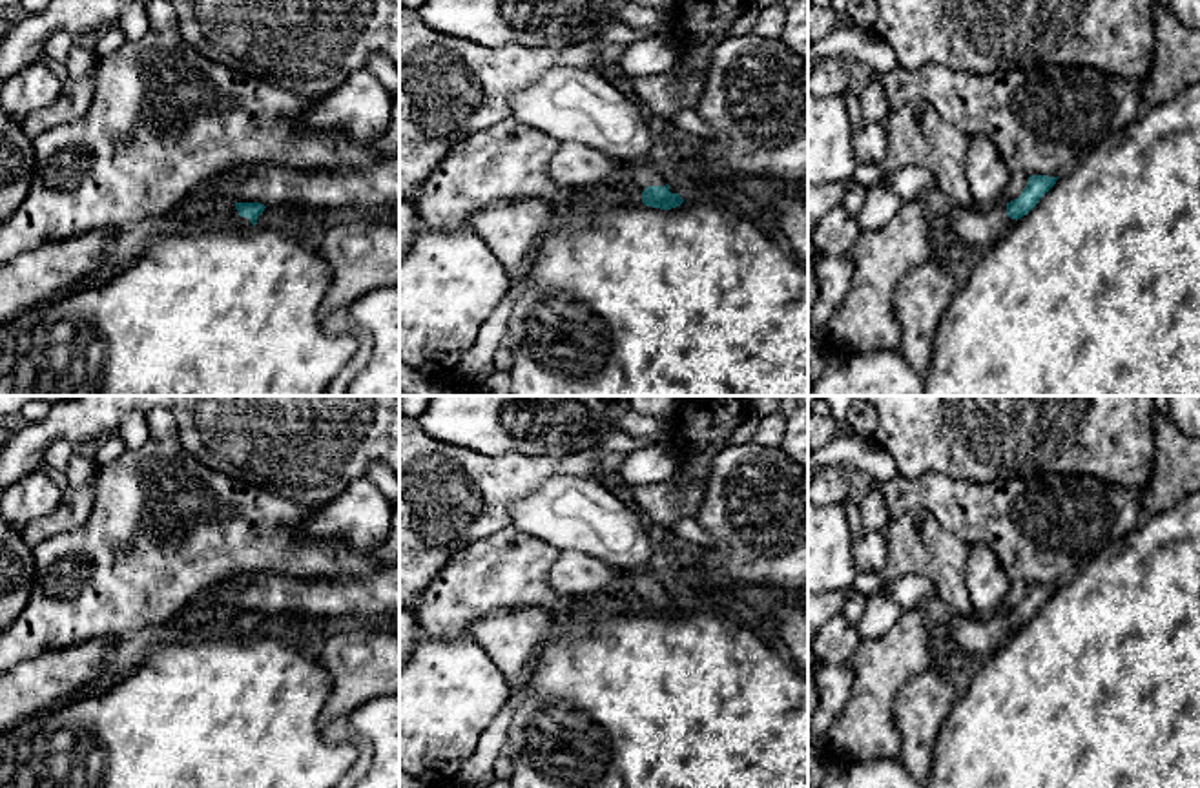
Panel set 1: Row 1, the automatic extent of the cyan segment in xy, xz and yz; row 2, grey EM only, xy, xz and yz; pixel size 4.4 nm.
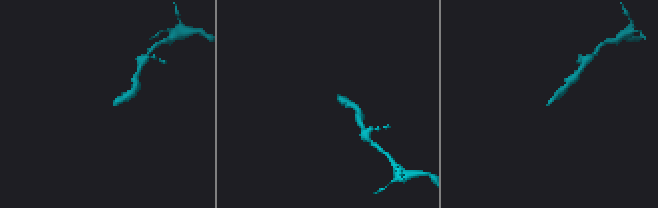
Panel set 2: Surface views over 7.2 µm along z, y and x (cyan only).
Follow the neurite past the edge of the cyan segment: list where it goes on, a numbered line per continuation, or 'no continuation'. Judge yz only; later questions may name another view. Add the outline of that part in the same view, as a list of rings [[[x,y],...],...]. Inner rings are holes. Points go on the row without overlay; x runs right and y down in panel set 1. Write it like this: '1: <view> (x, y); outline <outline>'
1: yz (974, 637); outline [[[999,609],[988,618],[974,615],[956,615],[948,626],[948,637],[961,657],[990,657],[1016,631],[1007,624],[1007,609]]]

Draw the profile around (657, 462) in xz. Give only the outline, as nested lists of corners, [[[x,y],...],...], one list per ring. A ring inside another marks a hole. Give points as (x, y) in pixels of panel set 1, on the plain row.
[[[653,443],[626,454],[618,474],[629,485],[660,483],[677,471],[678,460],[667,443]]]

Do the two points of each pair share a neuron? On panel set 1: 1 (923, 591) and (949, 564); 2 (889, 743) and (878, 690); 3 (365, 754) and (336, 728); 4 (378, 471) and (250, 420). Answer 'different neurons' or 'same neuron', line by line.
1: different neurons
2: same neuron
3: same neuron
4: different neurons

